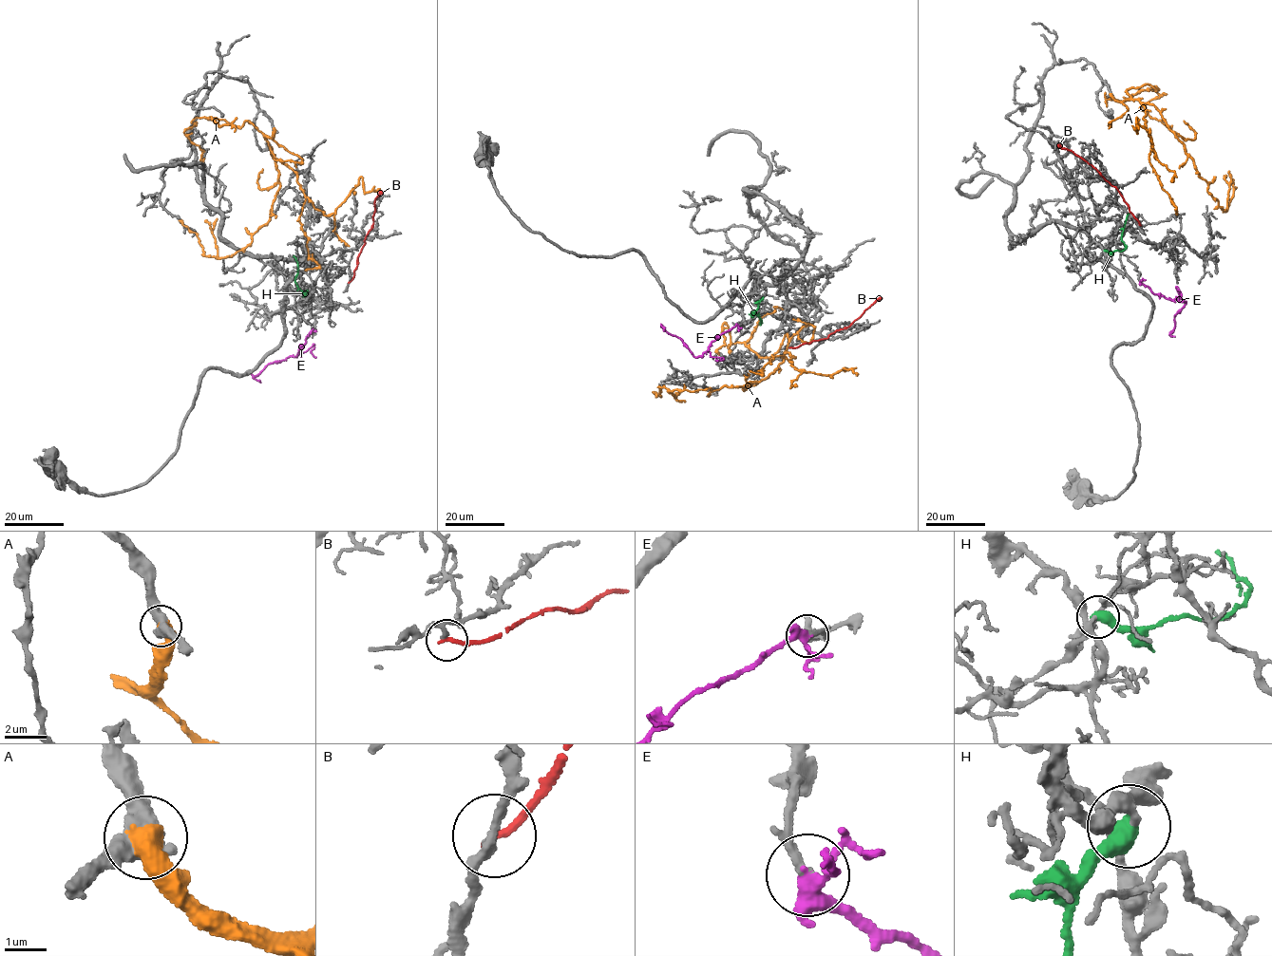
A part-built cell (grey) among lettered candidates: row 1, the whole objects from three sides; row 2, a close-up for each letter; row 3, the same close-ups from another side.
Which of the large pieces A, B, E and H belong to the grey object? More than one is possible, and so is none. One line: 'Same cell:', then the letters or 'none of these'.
Same cell: A, E

